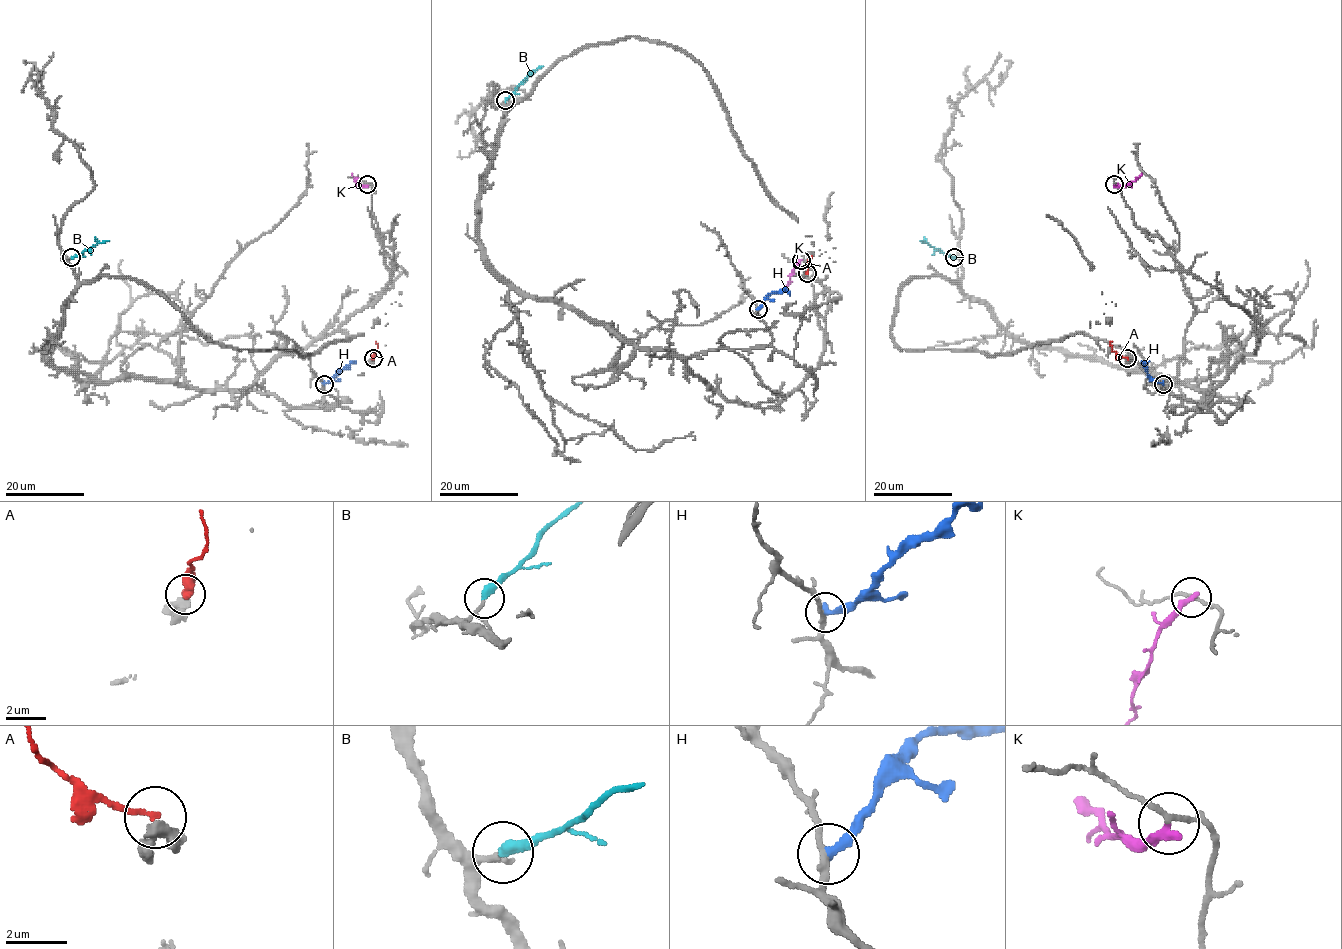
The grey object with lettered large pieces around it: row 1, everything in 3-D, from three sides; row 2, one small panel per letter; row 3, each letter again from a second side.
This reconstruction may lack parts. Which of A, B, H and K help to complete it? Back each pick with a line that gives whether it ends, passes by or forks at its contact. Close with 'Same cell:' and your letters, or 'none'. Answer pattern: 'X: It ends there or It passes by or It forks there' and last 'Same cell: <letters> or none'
B: It ends there
Same cell: B

